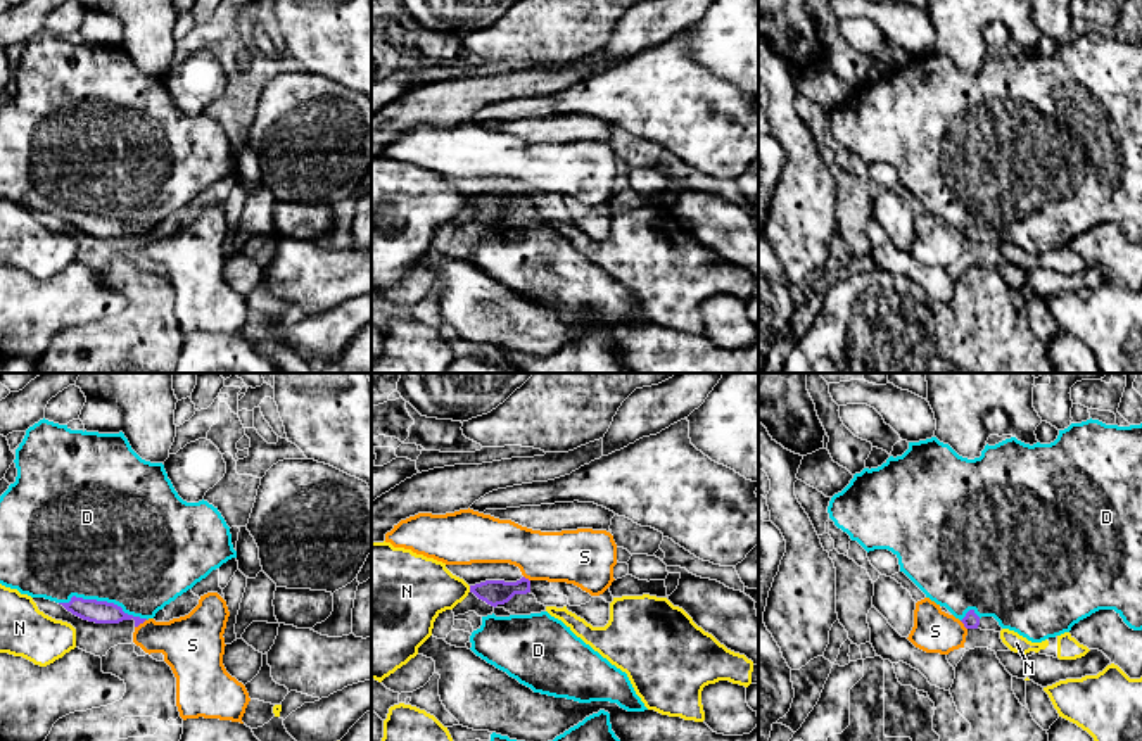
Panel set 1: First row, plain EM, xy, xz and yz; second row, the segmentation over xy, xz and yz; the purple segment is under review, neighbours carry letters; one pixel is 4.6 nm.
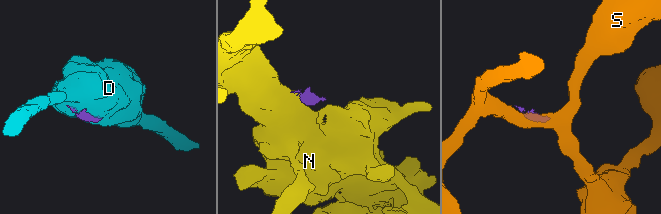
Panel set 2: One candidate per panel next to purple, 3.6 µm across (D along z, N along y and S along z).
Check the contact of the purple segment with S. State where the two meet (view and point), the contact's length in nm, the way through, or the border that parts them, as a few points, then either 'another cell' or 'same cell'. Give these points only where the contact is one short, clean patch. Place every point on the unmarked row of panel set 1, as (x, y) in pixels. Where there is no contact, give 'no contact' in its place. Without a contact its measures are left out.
contact xy (140, 235); length 70 nm; border xy (145, 232), (135, 240); another cell

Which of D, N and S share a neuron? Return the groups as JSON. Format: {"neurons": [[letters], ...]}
{"neurons": [["D"], ["N"], ["S"]]}

